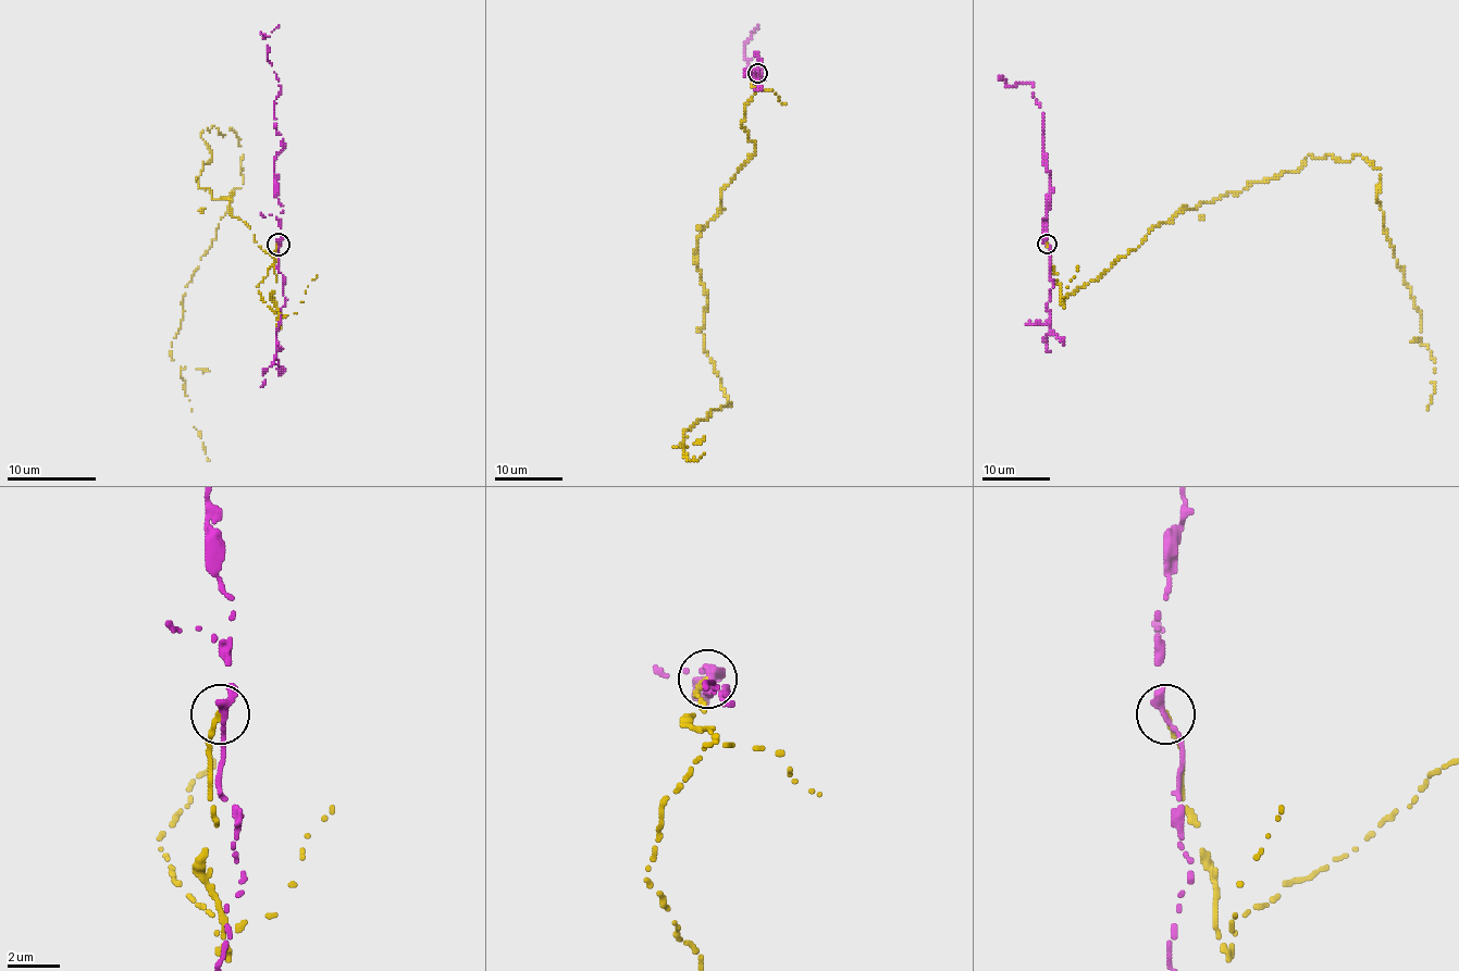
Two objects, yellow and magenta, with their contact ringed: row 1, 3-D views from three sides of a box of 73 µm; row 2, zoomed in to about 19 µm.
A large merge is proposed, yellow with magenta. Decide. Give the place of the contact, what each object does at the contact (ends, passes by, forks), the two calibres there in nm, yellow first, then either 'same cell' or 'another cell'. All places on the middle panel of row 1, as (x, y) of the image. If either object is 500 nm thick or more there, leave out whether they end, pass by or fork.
(757, 73) | yellow ends | magenta ends | 200/400 nm | another cell

